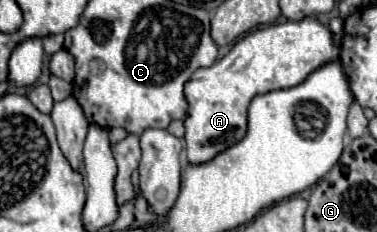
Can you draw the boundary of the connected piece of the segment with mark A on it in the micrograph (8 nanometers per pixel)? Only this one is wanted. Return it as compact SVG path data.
M307 16L301 22L281 22L281 24L271 24L265 28L259 28L245 38L241 38L227 56L217 60L209 68L199 68L193 72L189 82L185 84L185 96L189 102L189 112L185 120L185 148L187 148L187 160L191 164L201 164L223 152L225 148L233 146L239 142L245 132L247 132L247 112L249 102L257 94L267 94L273 90L283 90L283 88L293 88L301 84L311 72L317 68L325 66L327 62L337 62L339 60L339 44L333 40L331 30L321 24L317 18Z

